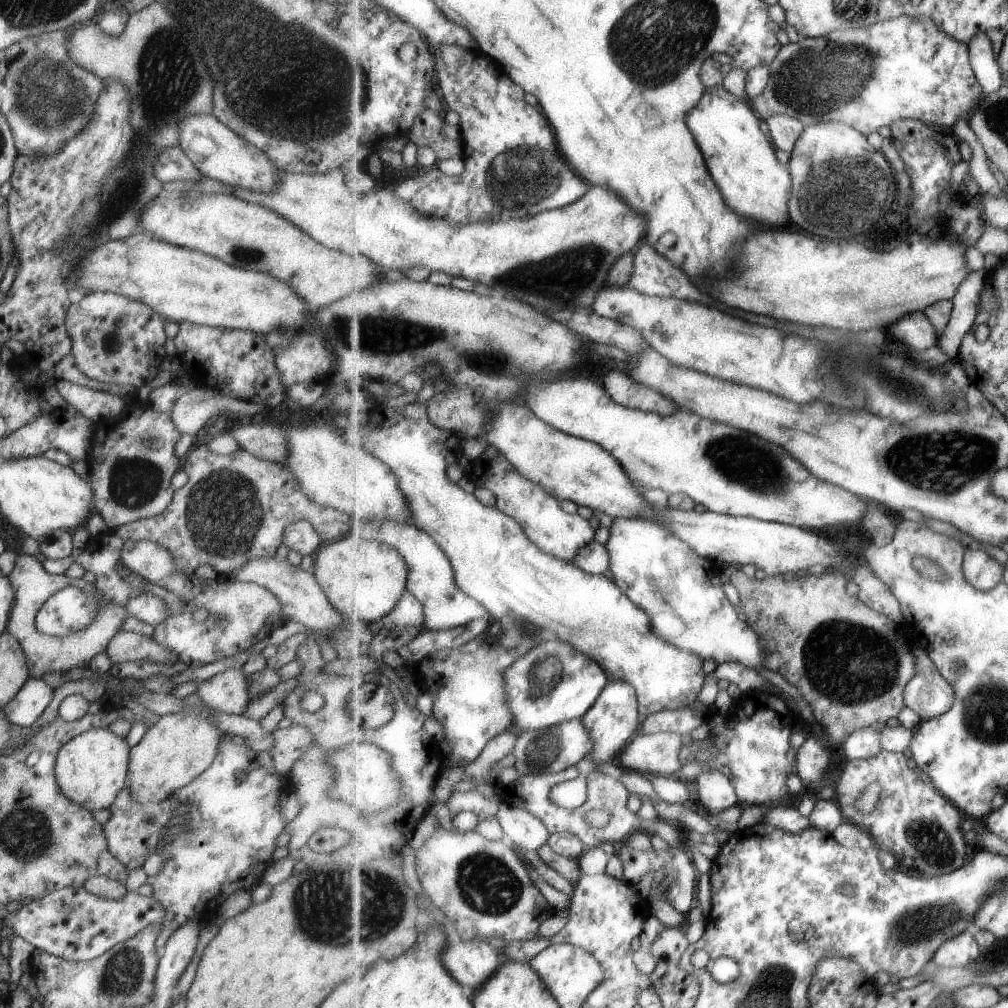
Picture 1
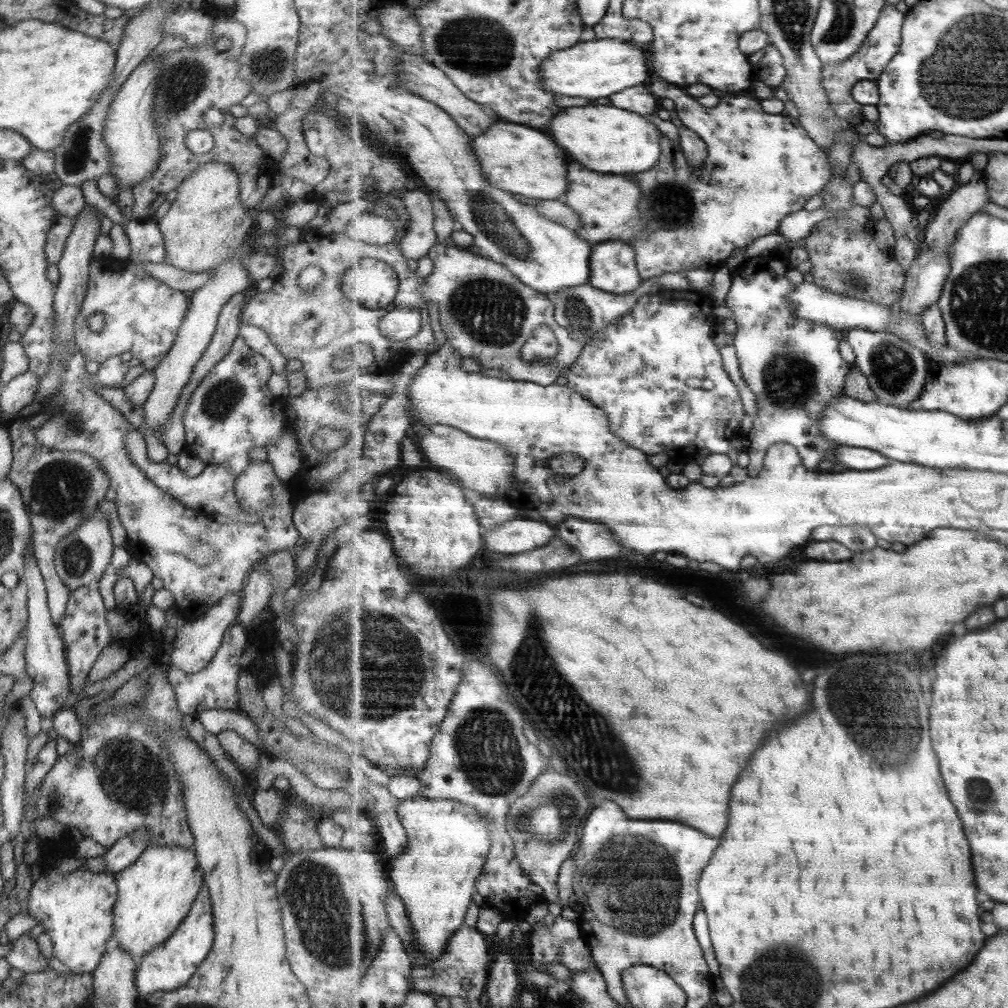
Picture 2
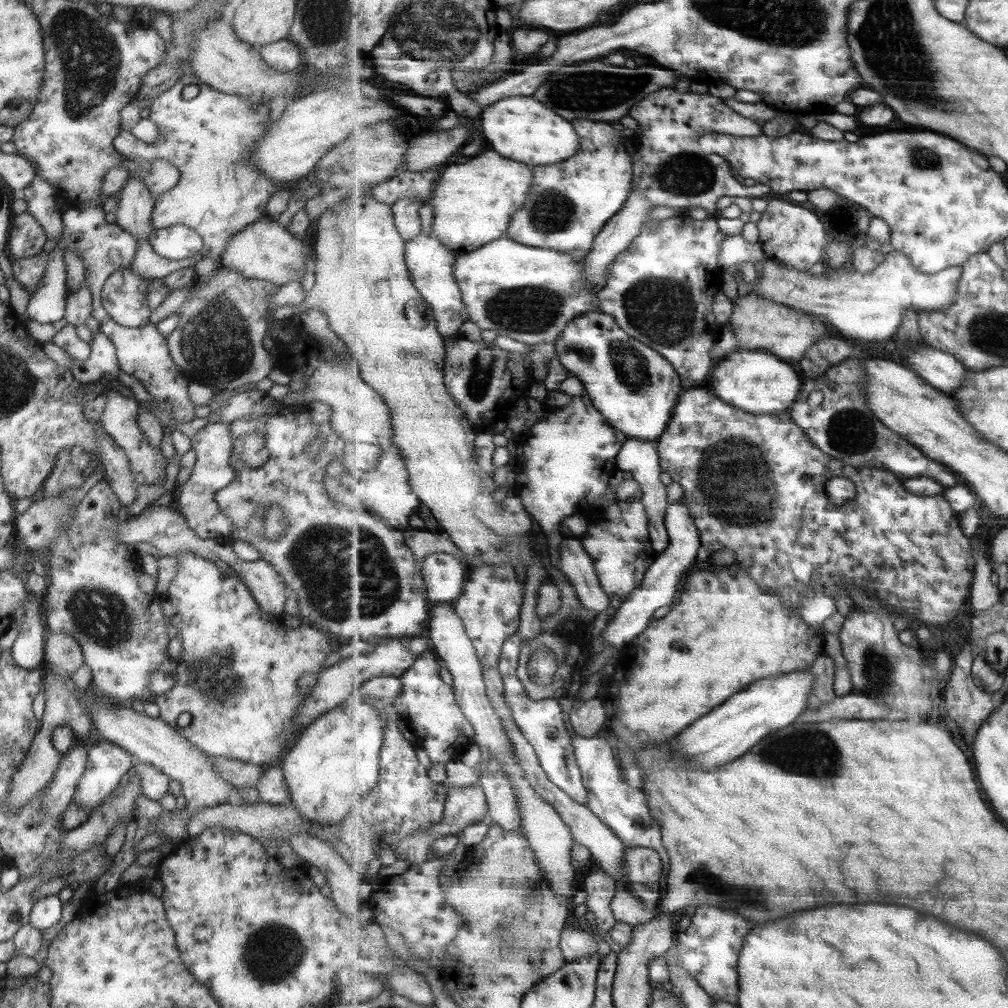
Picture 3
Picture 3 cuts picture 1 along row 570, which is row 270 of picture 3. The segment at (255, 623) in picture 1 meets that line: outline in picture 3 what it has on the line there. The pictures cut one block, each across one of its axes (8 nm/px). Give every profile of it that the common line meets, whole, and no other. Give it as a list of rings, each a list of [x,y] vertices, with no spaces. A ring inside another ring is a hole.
[[[188,71],[178,78],[169,91],[153,99],[148,110],[149,120],[160,128],[157,132],[159,139],[145,144],[135,139],[130,131],[120,130],[112,146],[119,155],[139,164],[163,159],[177,168],[177,184],[154,197],[149,226],[155,230],[181,224],[191,227],[202,238],[199,254],[179,260],[161,258],[151,249],[147,238],[137,240],[138,247],[129,268],[141,278],[154,279],[163,278],[176,270],[194,268],[196,261],[206,256],[219,258],[220,261],[228,238],[265,216],[267,200],[284,185],[263,176],[252,159],[246,157],[268,124],[269,107],[251,107],[241,96],[215,91]],[[187,85],[199,88],[199,93],[191,100],[183,100],[181,96],[182,89]]]

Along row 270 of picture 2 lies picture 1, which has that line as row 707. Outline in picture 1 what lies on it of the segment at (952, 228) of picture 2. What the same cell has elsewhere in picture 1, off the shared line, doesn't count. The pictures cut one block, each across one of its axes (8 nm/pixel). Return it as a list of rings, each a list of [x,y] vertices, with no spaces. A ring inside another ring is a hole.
[[[914,639],[915,678],[906,686],[906,706],[922,716],[923,721],[945,714],[955,702],[954,686],[941,674],[922,642]]]

